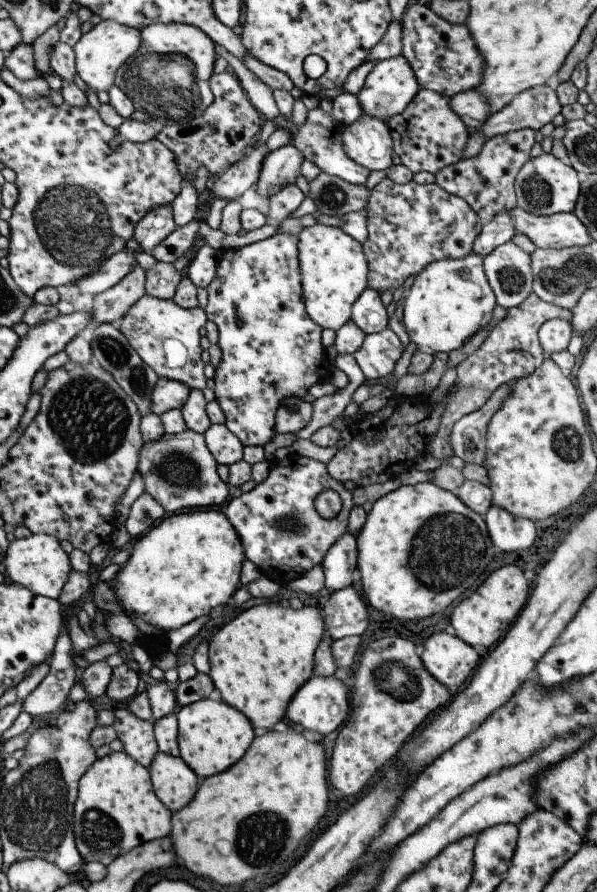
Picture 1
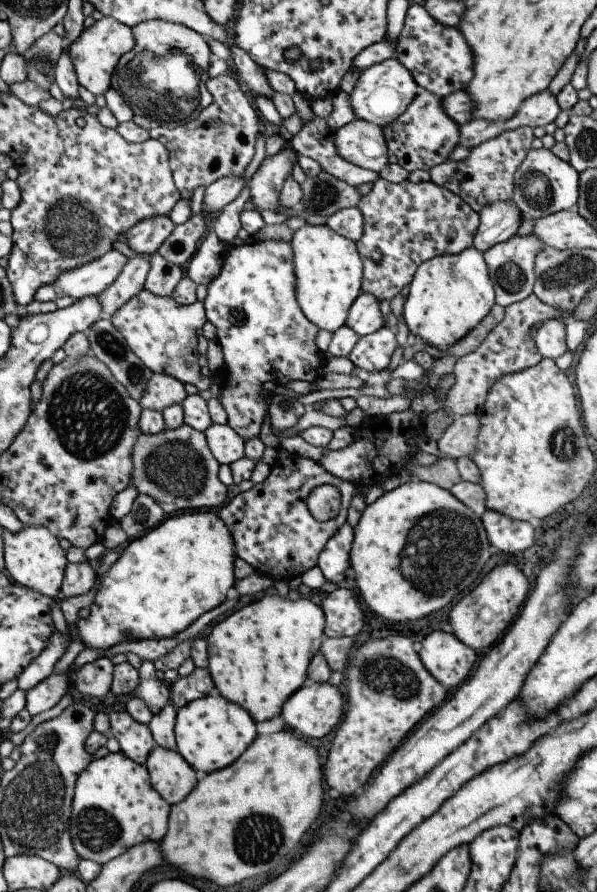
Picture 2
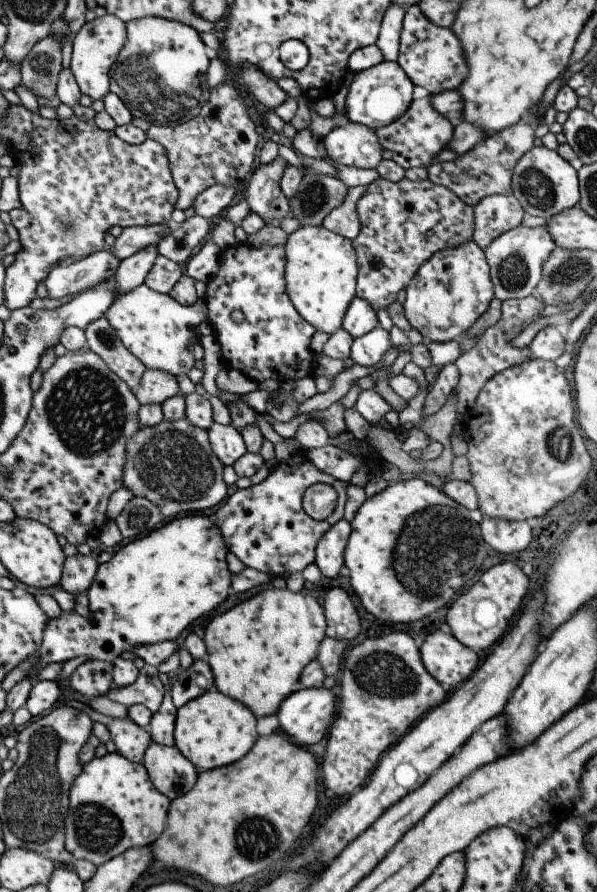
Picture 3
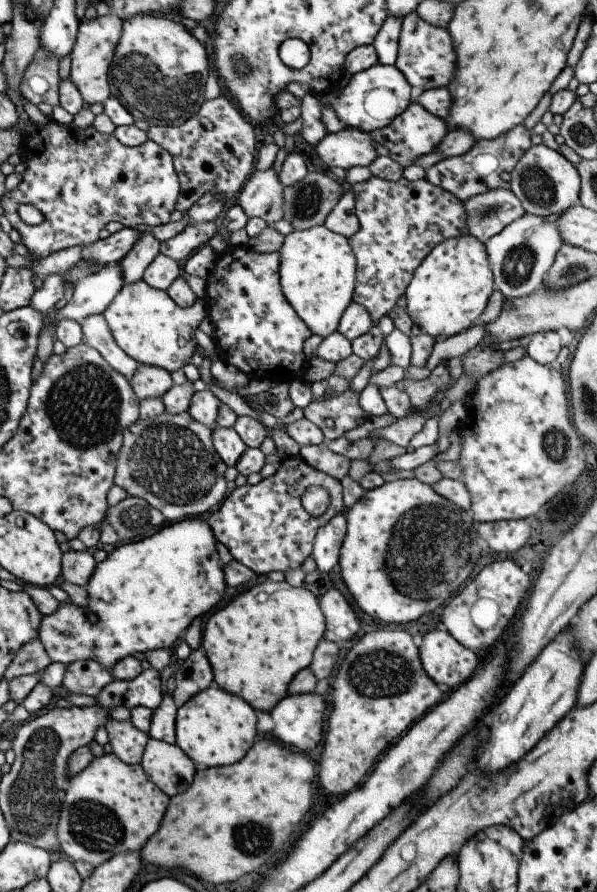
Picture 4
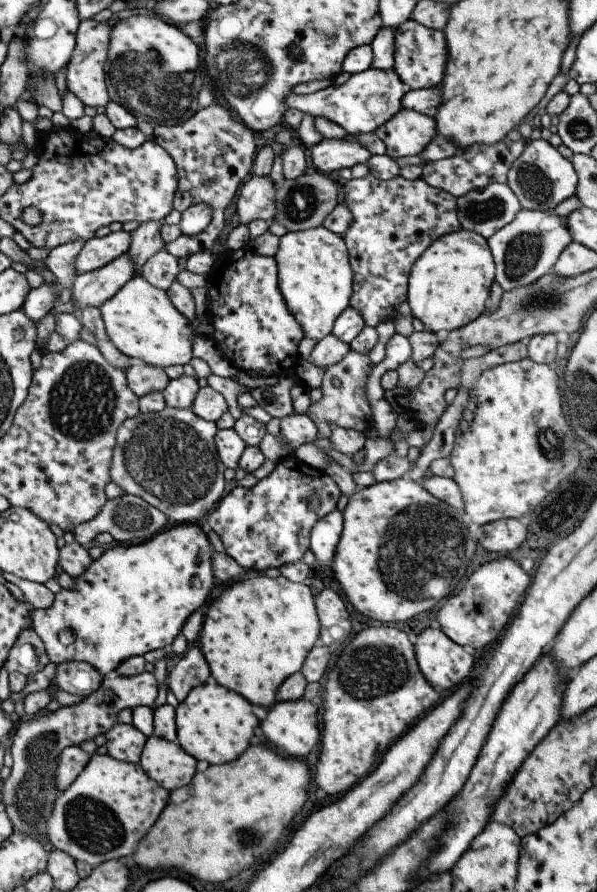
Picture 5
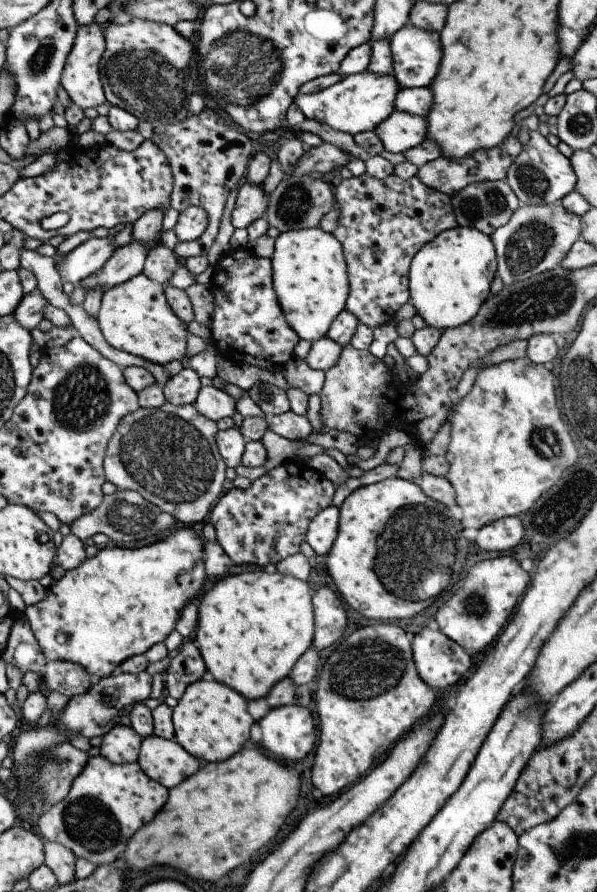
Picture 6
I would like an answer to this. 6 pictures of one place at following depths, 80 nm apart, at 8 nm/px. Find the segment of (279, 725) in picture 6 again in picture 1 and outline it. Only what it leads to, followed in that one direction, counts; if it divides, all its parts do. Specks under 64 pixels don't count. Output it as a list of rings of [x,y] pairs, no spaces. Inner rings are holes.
[[[312,674],[295,692],[291,702],[287,705],[285,714],[293,724],[301,726],[305,731],[313,730],[324,736],[337,730],[348,717],[350,692],[348,682],[339,681],[333,675],[324,677]]]

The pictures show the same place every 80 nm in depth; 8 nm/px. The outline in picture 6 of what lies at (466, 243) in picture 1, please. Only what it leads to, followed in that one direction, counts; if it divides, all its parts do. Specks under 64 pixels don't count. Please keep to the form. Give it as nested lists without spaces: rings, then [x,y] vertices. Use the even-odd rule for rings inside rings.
[[[363,173],[359,177],[342,179],[335,187],[334,200],[338,223],[331,234],[342,246],[348,278],[344,309],[370,329],[393,321],[395,311],[409,300],[408,266],[411,259],[436,234],[458,226],[452,211],[451,196],[425,186],[416,176],[403,180],[391,174],[379,180]]]

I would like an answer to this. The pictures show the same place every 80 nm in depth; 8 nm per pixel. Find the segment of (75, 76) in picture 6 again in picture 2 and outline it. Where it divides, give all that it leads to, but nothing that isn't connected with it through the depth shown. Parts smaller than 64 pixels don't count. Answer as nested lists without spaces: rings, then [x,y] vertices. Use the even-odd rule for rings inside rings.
[[[101,17],[83,32],[68,46],[68,55],[74,68],[77,82],[89,90],[93,96],[103,94],[110,88],[111,75],[119,57],[129,52],[134,45],[131,29],[111,17]]]

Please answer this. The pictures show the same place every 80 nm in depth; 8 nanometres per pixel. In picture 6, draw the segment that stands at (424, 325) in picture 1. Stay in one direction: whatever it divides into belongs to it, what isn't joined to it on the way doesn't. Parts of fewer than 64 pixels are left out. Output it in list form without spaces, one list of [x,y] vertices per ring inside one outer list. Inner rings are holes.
[[[455,227],[436,234],[424,244],[408,266],[408,295],[427,327],[450,329],[475,316],[490,295],[489,286],[496,276],[496,258],[488,236],[471,227]]]

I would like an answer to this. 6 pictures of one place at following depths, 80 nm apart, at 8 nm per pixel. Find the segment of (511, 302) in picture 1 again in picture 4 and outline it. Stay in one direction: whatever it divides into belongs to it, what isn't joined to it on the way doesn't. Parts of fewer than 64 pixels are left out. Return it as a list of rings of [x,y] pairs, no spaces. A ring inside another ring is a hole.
[[[524,214],[484,242],[494,289],[499,290],[504,300],[525,297],[541,285],[545,271],[551,266],[555,253],[563,244],[554,222],[543,222],[542,219]]]

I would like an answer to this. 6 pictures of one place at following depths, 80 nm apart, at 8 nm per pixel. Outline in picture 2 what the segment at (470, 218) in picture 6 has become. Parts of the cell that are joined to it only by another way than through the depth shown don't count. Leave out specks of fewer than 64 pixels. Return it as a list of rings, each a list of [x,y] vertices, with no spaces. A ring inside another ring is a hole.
[[[497,201],[485,205],[478,214],[479,224],[471,246],[485,252],[497,243],[516,234],[522,220],[519,209],[511,201]]]

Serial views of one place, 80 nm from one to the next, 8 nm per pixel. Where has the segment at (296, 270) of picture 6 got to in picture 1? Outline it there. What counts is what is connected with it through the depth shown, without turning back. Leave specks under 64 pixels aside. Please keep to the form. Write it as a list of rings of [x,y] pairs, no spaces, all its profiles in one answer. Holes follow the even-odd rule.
[[[316,223],[298,235],[298,265],[307,316],[322,329],[336,331],[350,320],[352,304],[367,287],[367,263],[362,244],[338,227]]]

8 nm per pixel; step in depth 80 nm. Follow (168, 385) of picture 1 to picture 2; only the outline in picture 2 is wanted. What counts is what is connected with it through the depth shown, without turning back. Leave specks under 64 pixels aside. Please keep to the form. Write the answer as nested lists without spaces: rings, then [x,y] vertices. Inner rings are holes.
[[[152,373],[144,393],[137,401],[142,409],[162,412],[171,405],[179,405],[187,396],[183,383],[163,373]]]

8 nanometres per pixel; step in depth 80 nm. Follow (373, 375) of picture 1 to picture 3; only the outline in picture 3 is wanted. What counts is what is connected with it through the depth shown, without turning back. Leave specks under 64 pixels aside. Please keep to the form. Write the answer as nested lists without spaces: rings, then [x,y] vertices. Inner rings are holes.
[[[377,325],[373,330],[360,337],[355,337],[350,346],[349,356],[354,364],[359,366],[375,366],[381,362],[381,356],[392,344],[389,340],[389,333]]]

